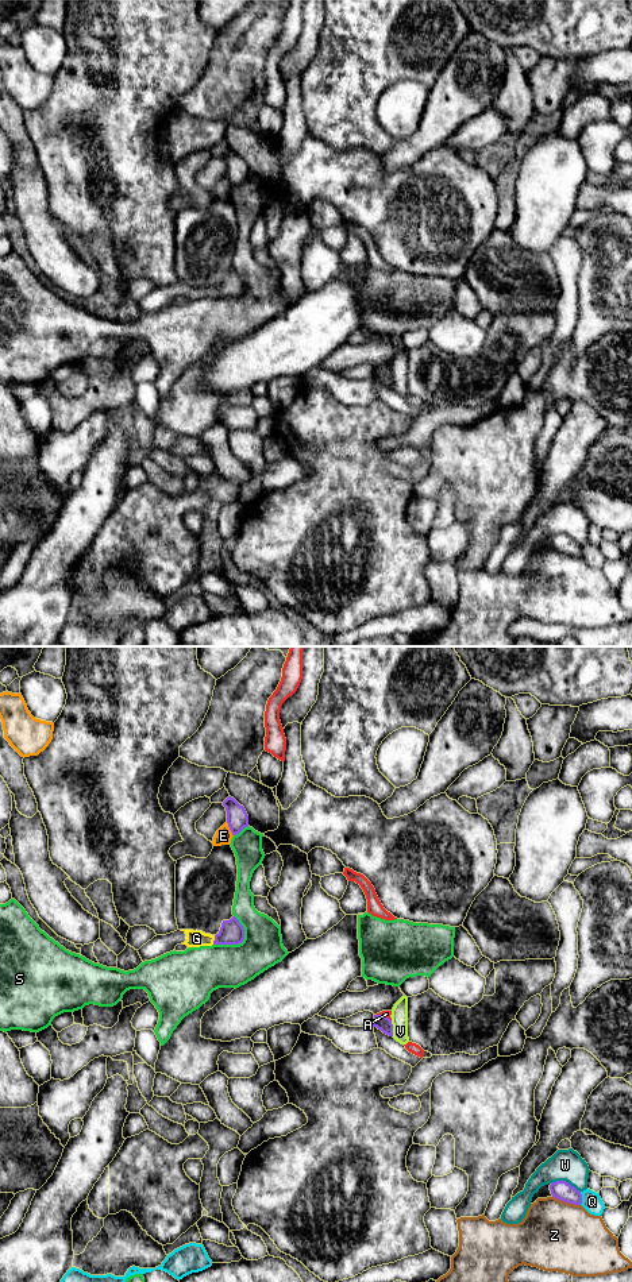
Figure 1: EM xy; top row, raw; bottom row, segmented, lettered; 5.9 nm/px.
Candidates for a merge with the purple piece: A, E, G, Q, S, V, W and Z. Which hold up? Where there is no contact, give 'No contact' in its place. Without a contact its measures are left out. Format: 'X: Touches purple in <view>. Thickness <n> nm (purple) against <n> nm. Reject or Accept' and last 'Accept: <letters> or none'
A: Touches purple in xy. Thickness 90 nm (purple) against 40 nm. Reject
E: Touches purple in xy. Thickness 130 nm (purple) against 100 nm. Reject
G: Touches purple in xy. Thickness 140 nm (purple) against 100 nm. Accept
Q: Touches purple in xy. Thickness 120 nm (purple) against 120 nm. Reject
S: Touches purple in xy. Thickness 140 nm (purple) against 280 nm. Reject
V: Touches purple in xy. Thickness 90 nm (purple) against 100 nm. Reject
W: Touches purple in xy. Thickness 120 nm (purple) against 190 nm. Reject
Z: Touches purple in xy. Thickness 120 nm (purple) against 420 nm. Reject
Accept: G

